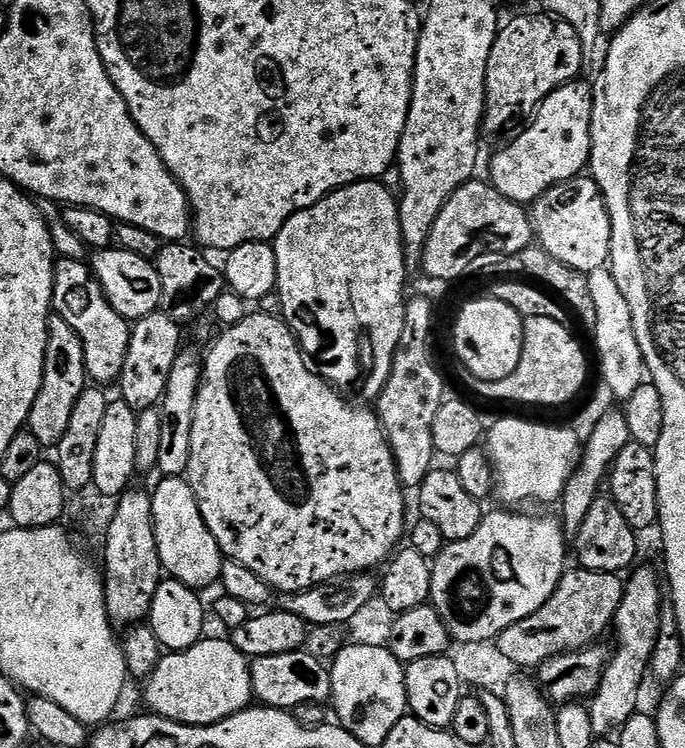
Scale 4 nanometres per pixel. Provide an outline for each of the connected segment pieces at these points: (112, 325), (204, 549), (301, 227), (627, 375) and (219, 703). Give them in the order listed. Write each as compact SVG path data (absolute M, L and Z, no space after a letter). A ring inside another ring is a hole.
M57 259L52 299L55 311L74 330L74 334L82 338L89 381L96 386L115 385L126 362L130 324L118 314L118 310L114 310L114 306L110 306L91 267L84 260Z
M165 476L159 482L161 484L157 488L151 489L151 494L154 534L158 542L161 569L171 579L193 590L215 585L222 574L226 557L220 551L214 534L210 534L210 526L206 526L202 510L198 510L198 498L194 490L187 479L178 476Z
M359 180L356 184L347 184L344 188L332 192L326 198L322 198L314 206L294 214L282 226L280 233L274 241L276 257L278 258L278 278L276 279L276 291L280 293L282 302L282 317L285 324L296 335L296 342L300 346L305 357L316 359L314 371L317 376L327 380L333 388L341 393L353 392L361 396L361 401L372 402L382 394L386 382L390 378L390 370L394 366L394 354L398 350L398 338L402 338L402 326L404 325L404 264L406 265L406 249L404 239L400 233L400 205L395 195L391 196L386 189L376 180Z
M605 266L587 273L590 282L590 294L594 301L596 315L596 356L600 359L600 372L604 375L604 384L612 391L617 402L623 402L646 382L644 355L638 346L638 338L634 334L634 318L622 290L618 290L618 282L614 282L611 267Z
M231 639L199 640L194 646L190 646L181 652L168 652L161 655L156 668L146 678L148 684L144 688L144 700L149 704L155 715L173 720L179 724L217 724L234 714L241 712L243 708L253 703L252 694L252 665L249 657L233 646Z

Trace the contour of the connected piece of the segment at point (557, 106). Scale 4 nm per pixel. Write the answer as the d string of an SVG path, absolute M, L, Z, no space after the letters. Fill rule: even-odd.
M584 78L574 79L551 92L520 136L497 151L500 153L492 160L492 187L515 204L531 206L546 190L581 175L592 158L593 95L593 85Z

